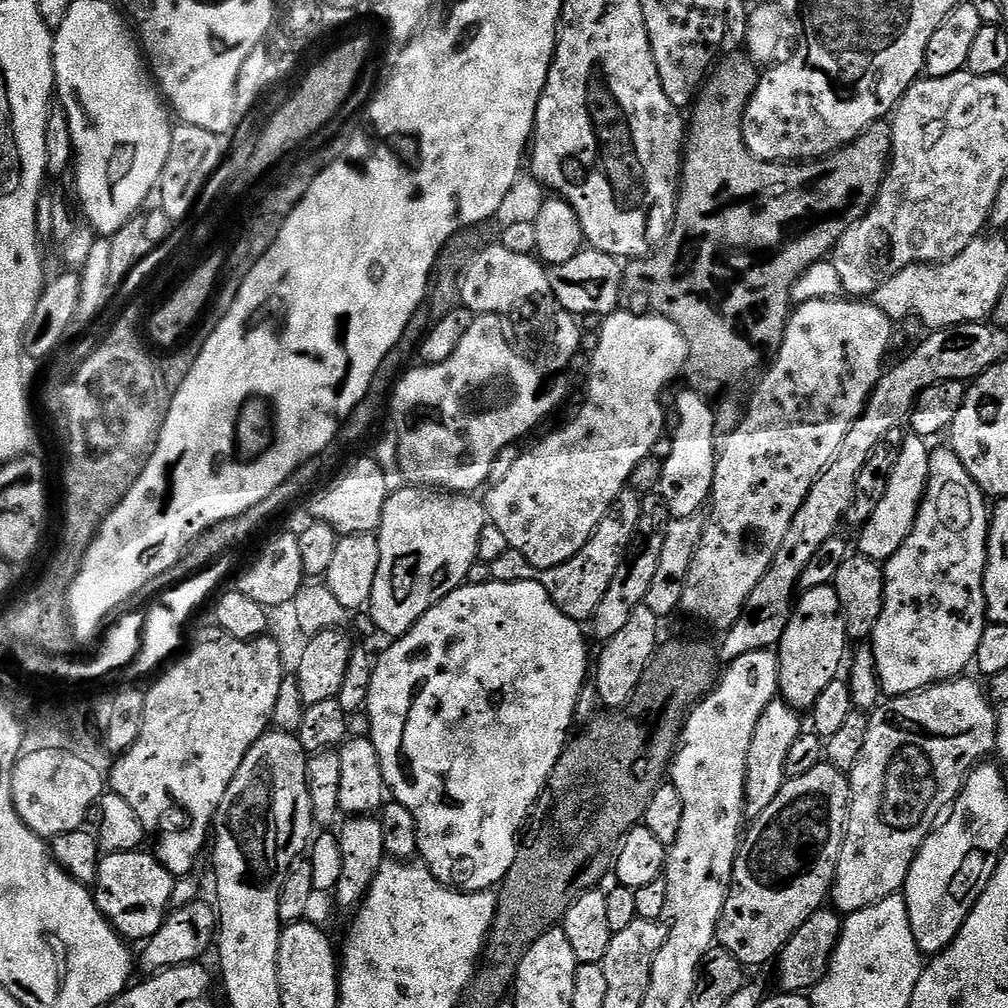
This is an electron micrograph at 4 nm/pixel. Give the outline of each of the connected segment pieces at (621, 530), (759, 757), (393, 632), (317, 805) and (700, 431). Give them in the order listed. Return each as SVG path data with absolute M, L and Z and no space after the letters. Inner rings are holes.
M609 514L596 527L586 546L582 546L582 550L574 554L574 558L553 568L543 569L535 568L525 556L509 550L491 563L492 578L495 582L539 580L546 594L550 594L550 598L558 606L558 610L562 610L562 614L566 614L571 620L577 622L591 621L598 610L598 602L602 602L606 590L610 590L610 582L614 582L614 574L618 574L621 564L629 555L633 540L633 525L631 528L626 521L619 520L616 514Z
M782 698L774 699L766 710L762 710L762 718L758 718L758 726L754 726L754 738L750 738L750 754L746 754L746 790L744 802L749 817L755 818L778 798L786 779L786 757L790 754L790 746L798 742L802 734L800 728L801 713Z
M406 486L388 496L381 512L378 531L380 561L378 574L374 578L374 590L370 601L370 613L377 633L385 632L388 638L404 636L416 625L418 618L426 614L442 598L465 583L470 566L477 563L479 536L486 523L486 509L472 494L445 492L423 486Z
M339 699L309 704L302 714L298 735L305 753L311 754L308 756L308 789L312 803L312 818L317 825L328 826L335 816L341 815L338 789L342 787L342 762L339 751L336 749L349 739L348 720L350 720L350 714L342 710ZM327 748L332 748L332 752L324 752Z
M684 390L676 400L678 422L672 440L670 454L664 464L658 494L663 498L675 519L691 518L697 515L703 504L709 501L716 477L718 450L715 434L718 434L713 405L699 392Z

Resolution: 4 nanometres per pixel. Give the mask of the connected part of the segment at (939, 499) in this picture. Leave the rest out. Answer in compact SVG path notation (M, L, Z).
M951 447L931 449L928 489L912 527L912 532L898 546L889 560L883 561L884 605L870 637L870 647L876 659L880 691L885 697L912 696L931 684L954 680L973 667L978 654L978 642L989 623L984 597L984 571L988 565L988 525L990 504L986 493L962 466Z

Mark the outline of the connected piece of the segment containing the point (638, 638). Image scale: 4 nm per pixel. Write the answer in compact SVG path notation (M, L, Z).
M642 603L636 607L634 614L626 621L626 626L614 634L603 645L600 652L600 661L594 664L594 687L600 698L601 705L608 710L619 710L628 703L634 690L639 686L640 680L644 677L644 671L657 650L660 636L661 617L656 616L653 610Z

